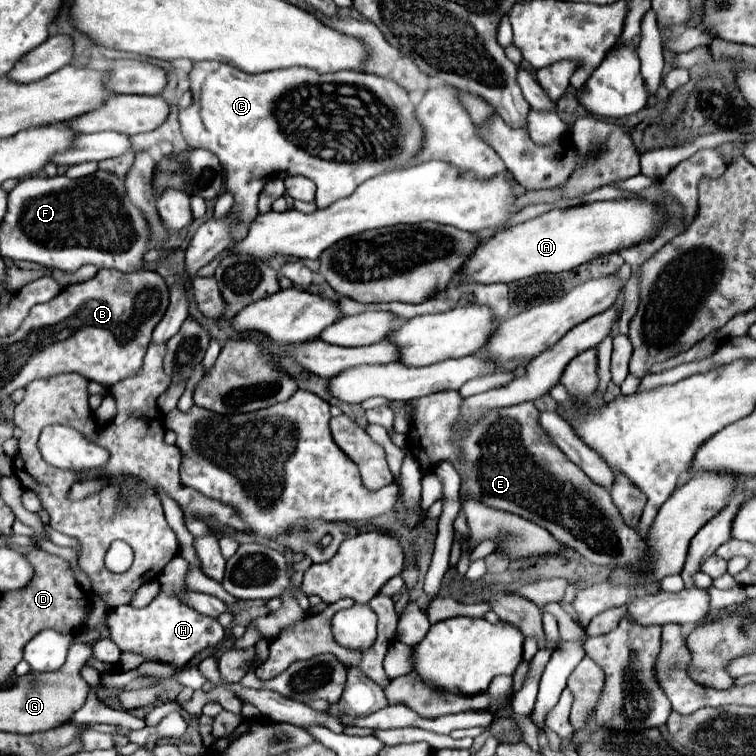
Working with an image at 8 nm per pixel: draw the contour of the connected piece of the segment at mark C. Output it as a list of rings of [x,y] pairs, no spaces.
[[[194,61],[192,71],[188,73],[188,79],[190,79],[190,91],[192,91],[194,101],[188,109],[180,111],[182,135],[184,135],[184,139],[188,141],[190,147],[214,151],[218,155],[224,171],[226,171],[226,189],[234,193],[234,211],[236,211],[236,217],[240,221],[240,227],[234,229],[234,241],[244,239],[244,235],[248,231],[248,223],[252,223],[252,219],[258,215],[258,209],[256,209],[258,195],[272,175],[280,175],[280,177],[304,175],[304,177],[312,179],[317,187],[314,202],[317,208],[324,209],[328,205],[332,205],[334,201],[338,201],[340,197],[348,197],[366,179],[370,179],[374,175],[380,175],[384,171],[392,171],[392,169],[408,163],[418,153],[420,143],[422,143],[422,129],[418,127],[418,121],[414,119],[414,105],[412,105],[408,93],[402,87],[398,87],[396,83],[386,81],[378,75],[370,75],[370,73],[362,73],[362,71],[336,71],[336,73],[320,75],[318,71],[312,71],[308,67],[286,67],[286,69],[274,69],[274,71],[250,75],[250,73],[244,73],[244,71],[234,69],[234,67],[230,67],[226,63],[220,63],[220,61]]]

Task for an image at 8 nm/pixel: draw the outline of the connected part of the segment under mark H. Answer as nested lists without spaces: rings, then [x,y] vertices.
[[[176,555],[162,571],[160,583],[162,589],[154,601],[142,609],[134,609],[130,605],[122,605],[110,611],[108,627],[110,639],[120,647],[120,651],[138,653],[150,657],[152,661],[172,663],[172,665],[186,665],[198,651],[206,647],[214,647],[224,639],[224,627],[214,619],[196,613],[194,609],[186,607],[180,599],[174,597],[176,589],[184,587],[184,575],[188,571],[188,561]]]

